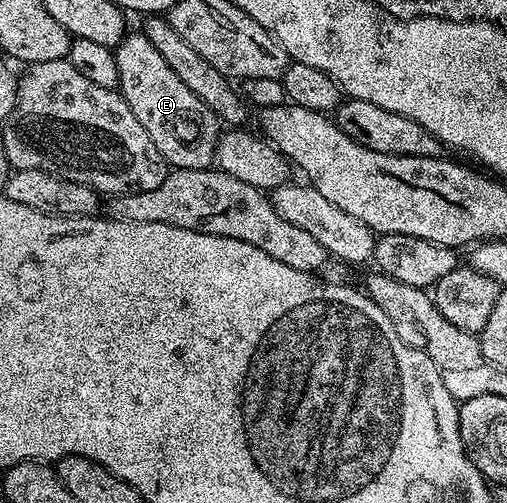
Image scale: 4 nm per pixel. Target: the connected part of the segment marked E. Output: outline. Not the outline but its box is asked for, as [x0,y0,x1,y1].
[114,32,222,170]

